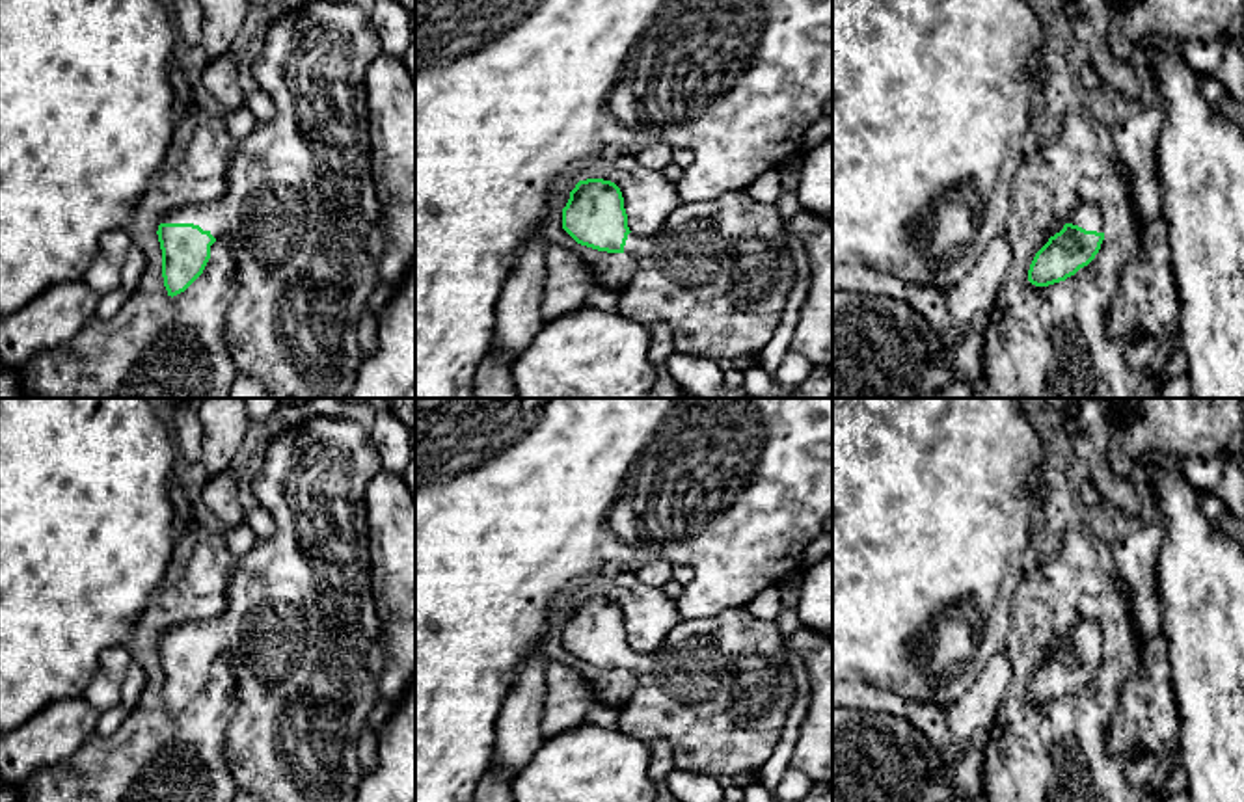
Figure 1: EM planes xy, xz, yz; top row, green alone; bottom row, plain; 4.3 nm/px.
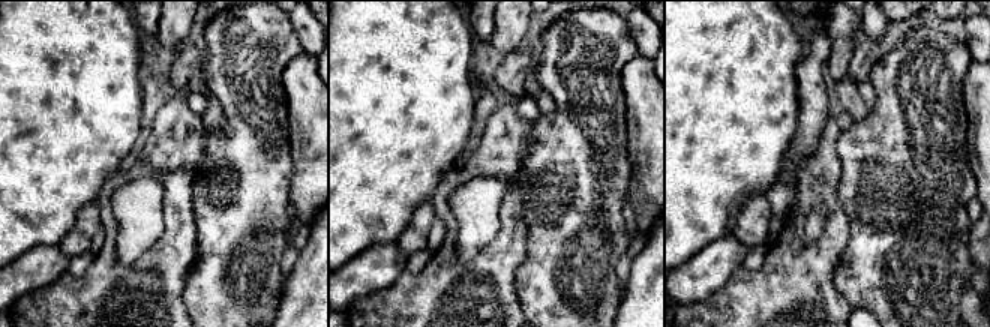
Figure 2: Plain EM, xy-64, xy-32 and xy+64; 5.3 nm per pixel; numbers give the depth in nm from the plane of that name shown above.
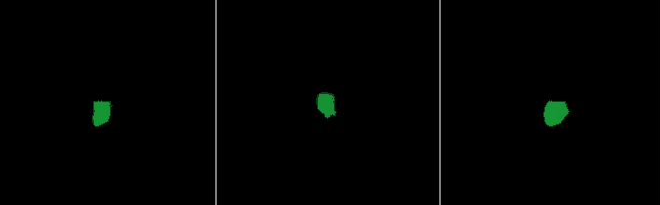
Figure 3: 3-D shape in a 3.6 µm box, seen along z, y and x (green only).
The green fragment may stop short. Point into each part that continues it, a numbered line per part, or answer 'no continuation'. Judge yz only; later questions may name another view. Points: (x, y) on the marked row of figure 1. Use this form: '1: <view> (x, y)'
1: yz (1088, 216)

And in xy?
1: xy (300, 201)

